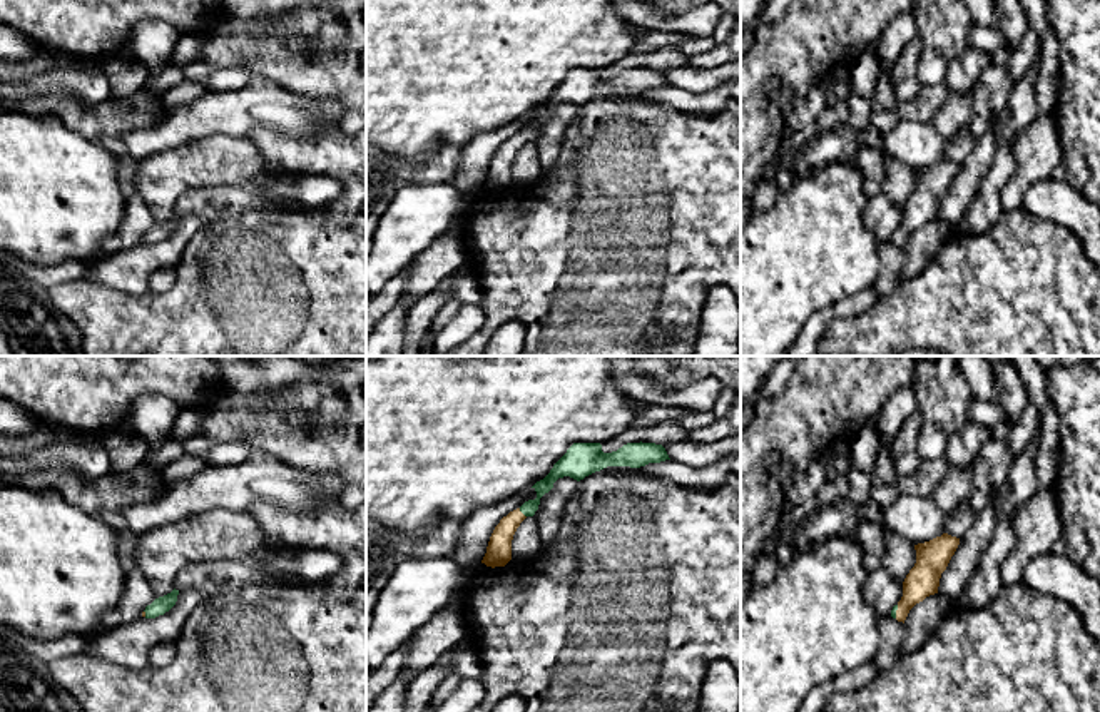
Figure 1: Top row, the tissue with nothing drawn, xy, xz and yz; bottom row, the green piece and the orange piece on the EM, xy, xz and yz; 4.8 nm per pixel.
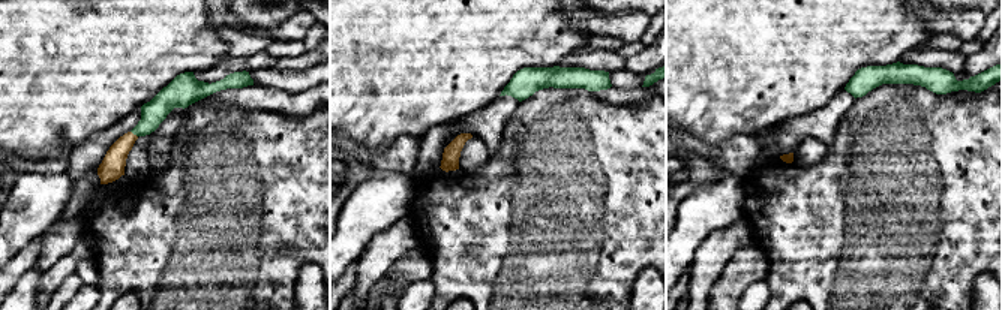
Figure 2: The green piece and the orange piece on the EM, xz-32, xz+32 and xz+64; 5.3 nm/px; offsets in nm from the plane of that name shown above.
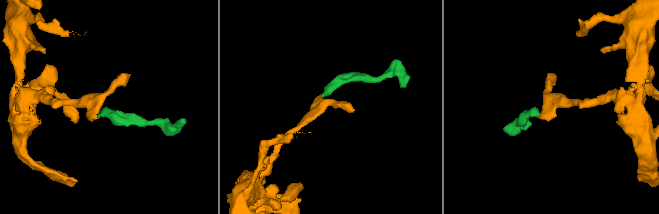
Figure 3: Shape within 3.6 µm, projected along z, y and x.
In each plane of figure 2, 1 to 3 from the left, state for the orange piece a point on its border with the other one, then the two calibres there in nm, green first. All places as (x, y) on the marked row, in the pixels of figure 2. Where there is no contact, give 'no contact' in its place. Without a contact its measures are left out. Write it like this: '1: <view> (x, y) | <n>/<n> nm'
1: xz-32 (134, 134) | 140/130 nm
2: no contact
3: no contact

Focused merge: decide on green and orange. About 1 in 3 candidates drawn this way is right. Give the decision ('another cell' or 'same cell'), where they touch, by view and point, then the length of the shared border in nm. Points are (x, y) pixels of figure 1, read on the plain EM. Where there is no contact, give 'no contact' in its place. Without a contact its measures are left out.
same cell | xz (522, 137) | 60 nm

